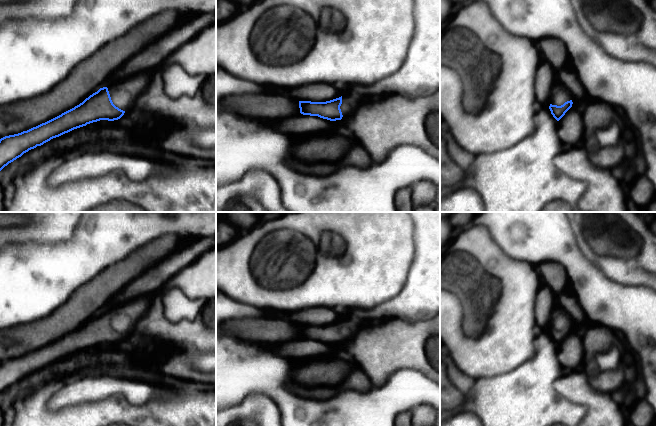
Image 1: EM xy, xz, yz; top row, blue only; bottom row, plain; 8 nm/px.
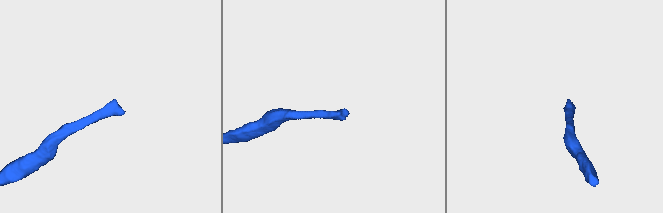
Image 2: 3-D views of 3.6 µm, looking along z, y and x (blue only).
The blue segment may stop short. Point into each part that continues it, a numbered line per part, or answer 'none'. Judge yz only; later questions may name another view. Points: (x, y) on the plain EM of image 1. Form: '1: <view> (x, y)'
1: yz (559, 319)

